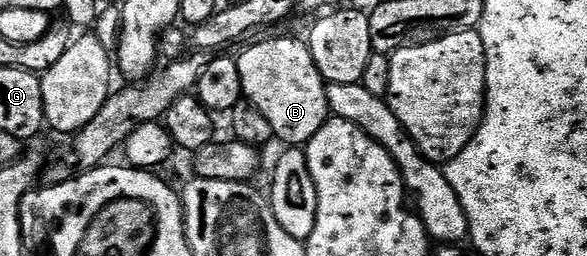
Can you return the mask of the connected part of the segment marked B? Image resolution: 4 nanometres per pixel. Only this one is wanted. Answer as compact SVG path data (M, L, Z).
M290 36L279 40L262 40L242 53L237 53L242 95L272 126L275 137L286 146L305 146L331 119L332 113L326 97L327 83L312 58L309 47Z

